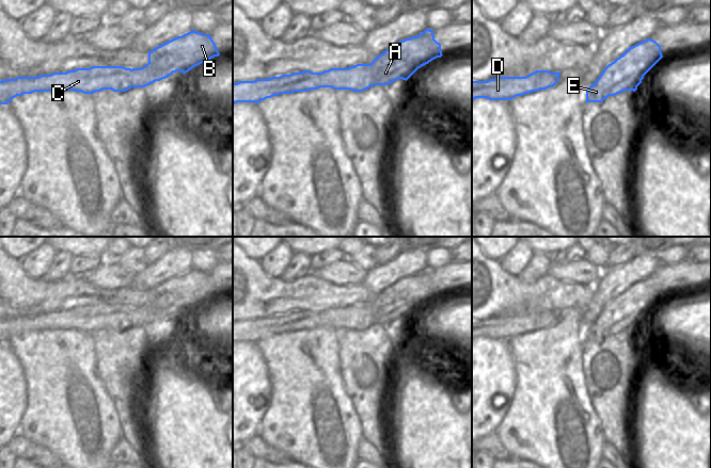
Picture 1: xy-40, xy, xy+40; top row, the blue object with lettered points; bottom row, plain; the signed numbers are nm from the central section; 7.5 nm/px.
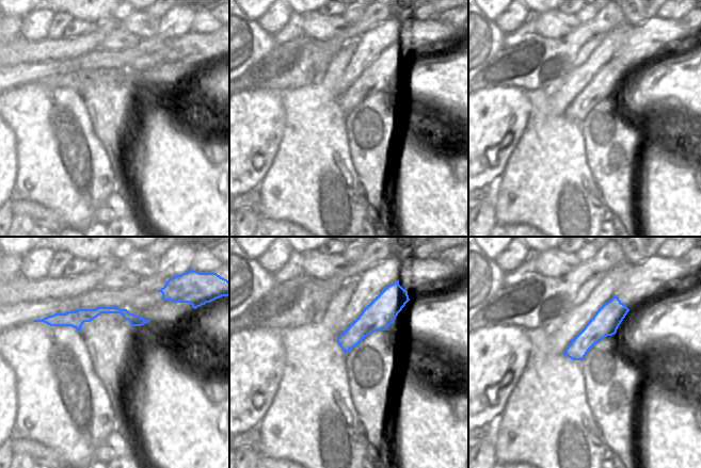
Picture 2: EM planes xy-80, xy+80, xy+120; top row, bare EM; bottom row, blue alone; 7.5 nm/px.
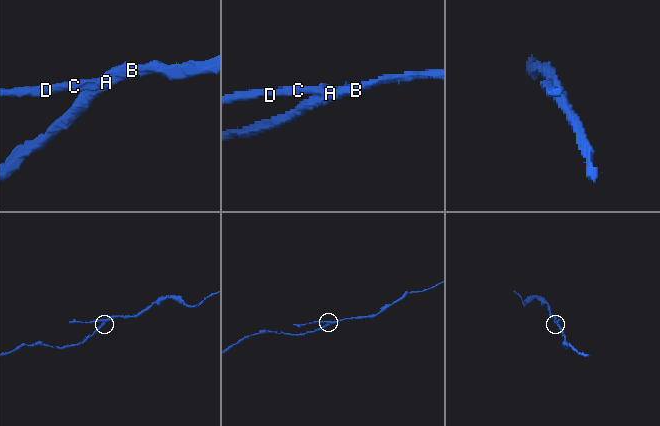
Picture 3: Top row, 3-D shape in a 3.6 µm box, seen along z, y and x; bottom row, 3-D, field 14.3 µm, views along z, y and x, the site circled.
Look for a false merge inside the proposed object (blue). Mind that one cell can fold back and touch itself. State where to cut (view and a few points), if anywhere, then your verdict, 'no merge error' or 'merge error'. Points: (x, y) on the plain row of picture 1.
cut in xy along (369, 303), (372, 308), (370, 324); merge error

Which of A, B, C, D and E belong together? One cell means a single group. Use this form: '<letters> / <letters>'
A B E / C D

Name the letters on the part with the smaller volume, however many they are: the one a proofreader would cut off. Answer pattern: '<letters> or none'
C, D.

